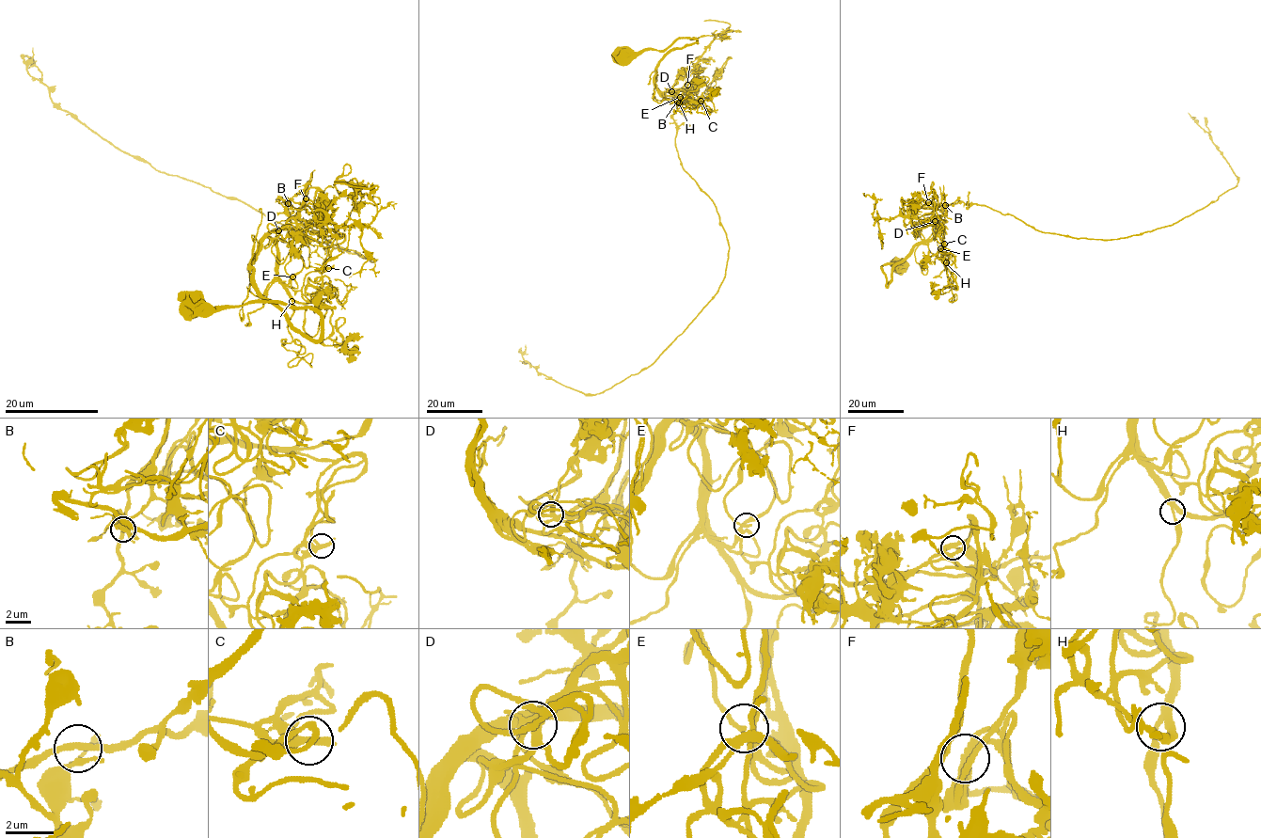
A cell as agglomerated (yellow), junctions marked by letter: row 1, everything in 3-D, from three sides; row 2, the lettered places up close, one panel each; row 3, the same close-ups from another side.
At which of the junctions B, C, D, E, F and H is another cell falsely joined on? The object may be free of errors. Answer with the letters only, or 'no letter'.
F

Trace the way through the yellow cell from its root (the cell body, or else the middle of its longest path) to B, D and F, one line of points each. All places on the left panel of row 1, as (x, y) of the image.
B: (194, 305), (311, 308), (321, 336), (305, 337), (249, 268), (274, 238), (325, 219), (288, 203)
D: (194, 305), (311, 308), (321, 319), (317, 339), (260, 292), (249, 268), (278, 230)
F: (194, 305), (311, 308), (321, 319), (317, 339), (260, 292), (249, 268), (306, 199)

